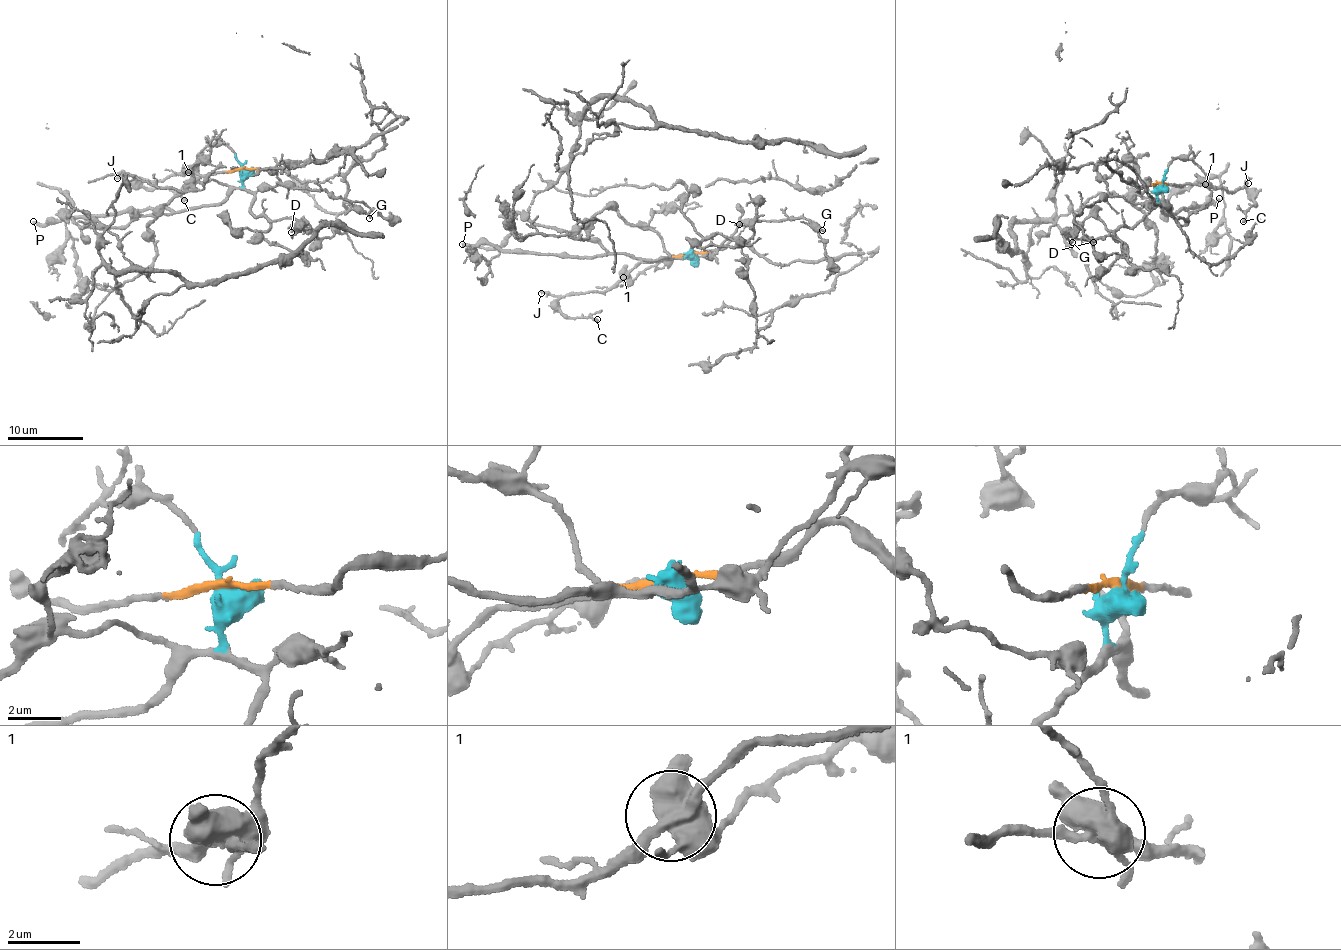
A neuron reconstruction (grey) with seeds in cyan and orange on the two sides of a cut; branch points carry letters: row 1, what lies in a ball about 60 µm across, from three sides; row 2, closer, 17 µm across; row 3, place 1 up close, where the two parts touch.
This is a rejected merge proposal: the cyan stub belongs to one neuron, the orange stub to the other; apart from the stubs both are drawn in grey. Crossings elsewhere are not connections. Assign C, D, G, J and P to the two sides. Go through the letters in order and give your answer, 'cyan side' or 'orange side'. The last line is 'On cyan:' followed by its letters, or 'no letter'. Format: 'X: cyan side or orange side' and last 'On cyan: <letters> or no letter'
C: orange side
D: cyan side
G: cyan side
J: orange side
P: cyan side
On cyan: D, G, P

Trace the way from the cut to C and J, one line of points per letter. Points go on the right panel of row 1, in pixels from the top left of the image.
C: (1161, 184), (1205, 184), (1234, 192), (1248, 189), (1256, 204), (1242, 222)
J: (1161, 184), (1205, 184), (1234, 192), (1249, 183)

